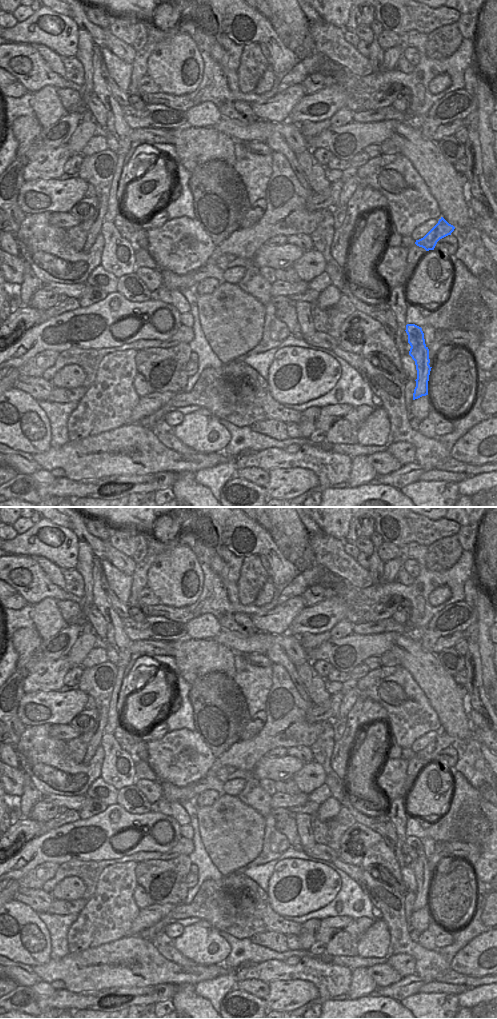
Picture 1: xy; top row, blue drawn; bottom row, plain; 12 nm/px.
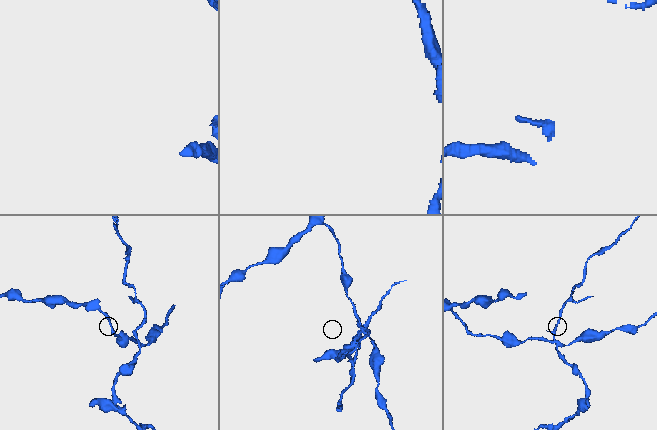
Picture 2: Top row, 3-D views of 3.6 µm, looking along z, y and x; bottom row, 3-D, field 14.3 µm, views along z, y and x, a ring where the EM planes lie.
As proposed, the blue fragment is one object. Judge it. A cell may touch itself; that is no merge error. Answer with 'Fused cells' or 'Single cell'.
Fused cells.

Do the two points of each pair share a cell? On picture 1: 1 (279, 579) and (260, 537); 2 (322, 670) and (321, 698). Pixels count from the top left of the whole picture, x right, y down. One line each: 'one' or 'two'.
1: one
2: two

